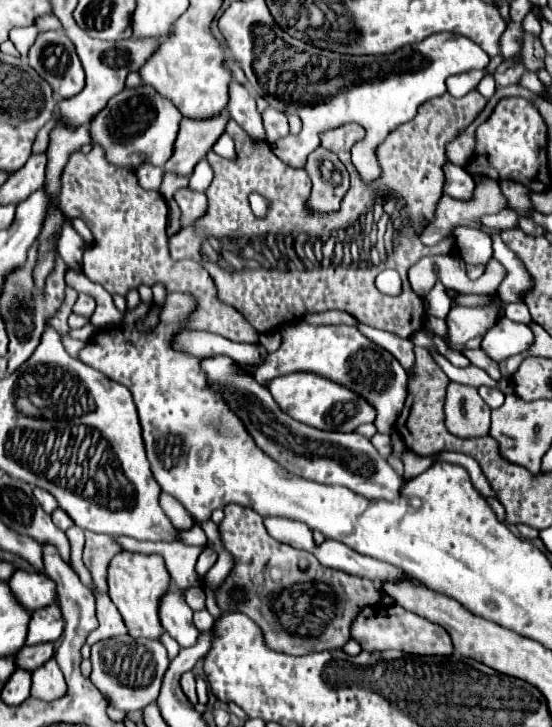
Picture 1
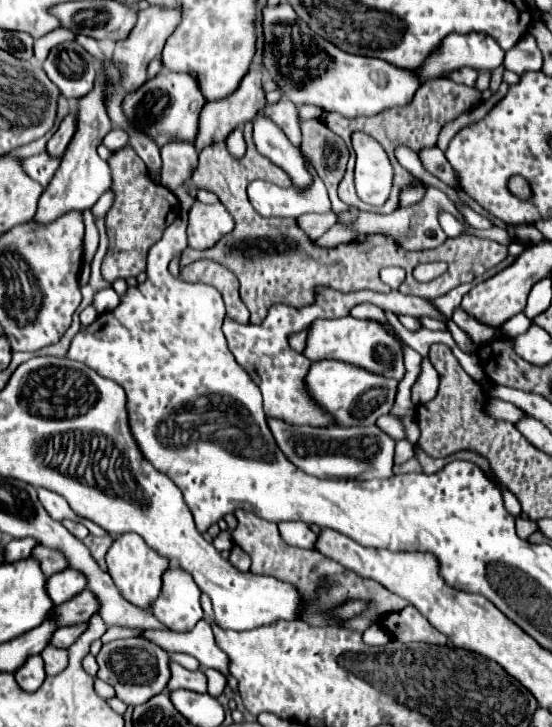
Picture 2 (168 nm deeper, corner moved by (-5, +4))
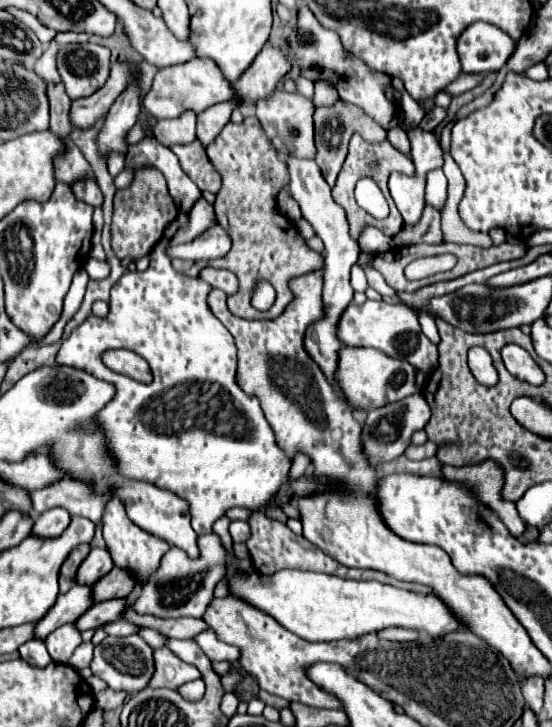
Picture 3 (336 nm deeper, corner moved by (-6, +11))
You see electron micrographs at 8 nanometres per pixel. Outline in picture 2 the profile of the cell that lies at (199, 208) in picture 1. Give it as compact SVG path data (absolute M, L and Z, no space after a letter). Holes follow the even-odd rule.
M198 199L190 209L190 225L188 225L188 247L192 249L208 249L212 247L224 233L234 229L234 221L222 203L204 205Z

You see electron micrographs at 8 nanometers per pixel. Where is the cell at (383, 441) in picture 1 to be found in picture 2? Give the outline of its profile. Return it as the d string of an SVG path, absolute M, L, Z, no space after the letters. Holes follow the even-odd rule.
M406 439L396 441L396 453L394 453L396 465L400 465L400 463L412 459L412 457L414 457L414 445L410 441L406 441Z

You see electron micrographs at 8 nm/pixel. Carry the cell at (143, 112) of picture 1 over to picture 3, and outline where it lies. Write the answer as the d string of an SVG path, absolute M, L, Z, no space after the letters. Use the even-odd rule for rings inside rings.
M197 58L197 60L189 60L185 64L177 64L177 66L159 70L153 80L153 88L145 96L143 104L151 116L161 120L161 118L177 118L179 112L183 112L187 108L199 114L217 102L231 100L233 96L235 96L235 90L231 86L231 82L223 76L223 72L219 72L219 66L211 58Z

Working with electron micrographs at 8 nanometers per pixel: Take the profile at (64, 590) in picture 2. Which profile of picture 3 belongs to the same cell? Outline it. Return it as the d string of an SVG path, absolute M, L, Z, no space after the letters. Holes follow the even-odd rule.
M91 548L89 556L83 560L77 572L79 584L95 584L95 580L103 578L107 572L111 572L113 560L107 548Z

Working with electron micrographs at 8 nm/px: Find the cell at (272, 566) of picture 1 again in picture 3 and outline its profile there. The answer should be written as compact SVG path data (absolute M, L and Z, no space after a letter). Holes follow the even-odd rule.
M255 512L251 518L249 518L249 526L251 526L251 538L247 540L247 548L249 548L249 554L251 554L251 562L253 562L253 568L259 572L259 574L273 574L273 572L279 572L283 568L295 568L295 570L313 570L313 572L325 572L325 574L333 574L333 576L339 576L339 578L351 578L351 580L379 580L383 584L397 584L397 588L407 588L407 590L413 590L413 592L433 592L433 588L427 588L427 586L421 586L421 584L413 584L413 582L399 582L395 580L393 576L387 576L383 572L377 572L377 570L357 570L357 568L347 568L339 562L335 562L333 558L329 558L325 552L321 552L319 548L315 548L309 540L305 540L303 536L297 536L293 534L287 524L279 522L279 520L271 520L267 518L263 512Z

